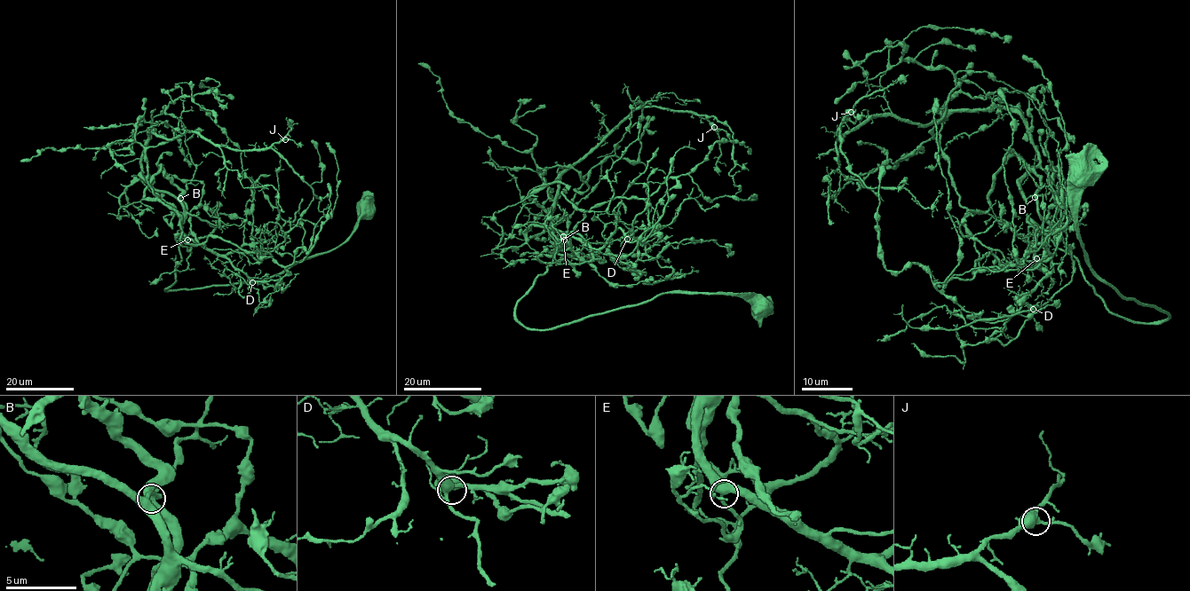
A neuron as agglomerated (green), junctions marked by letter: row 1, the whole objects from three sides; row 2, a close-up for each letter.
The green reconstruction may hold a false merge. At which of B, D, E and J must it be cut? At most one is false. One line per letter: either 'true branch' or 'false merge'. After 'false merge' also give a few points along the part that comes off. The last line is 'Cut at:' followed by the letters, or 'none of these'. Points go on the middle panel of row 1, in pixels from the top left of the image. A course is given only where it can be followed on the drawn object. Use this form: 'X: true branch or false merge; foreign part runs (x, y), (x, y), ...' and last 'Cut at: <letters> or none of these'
B: true branch
D: true branch
E: true branch
J: true branch
Cut at: none of these

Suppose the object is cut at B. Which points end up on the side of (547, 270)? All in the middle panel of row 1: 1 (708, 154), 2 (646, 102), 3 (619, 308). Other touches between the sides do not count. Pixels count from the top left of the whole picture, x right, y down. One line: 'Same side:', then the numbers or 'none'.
Same side: 2, 3

